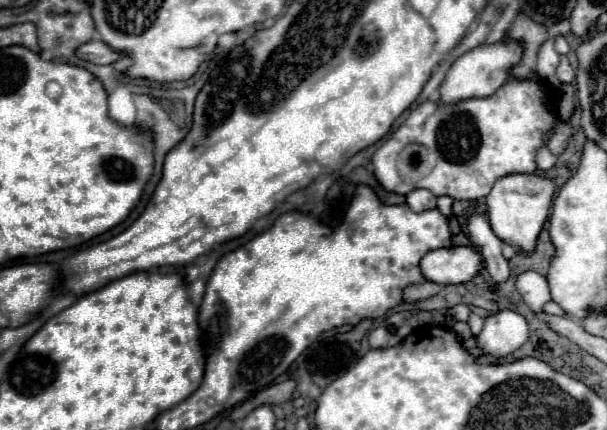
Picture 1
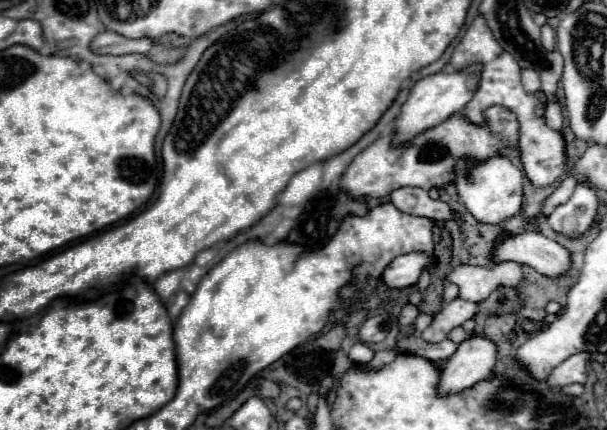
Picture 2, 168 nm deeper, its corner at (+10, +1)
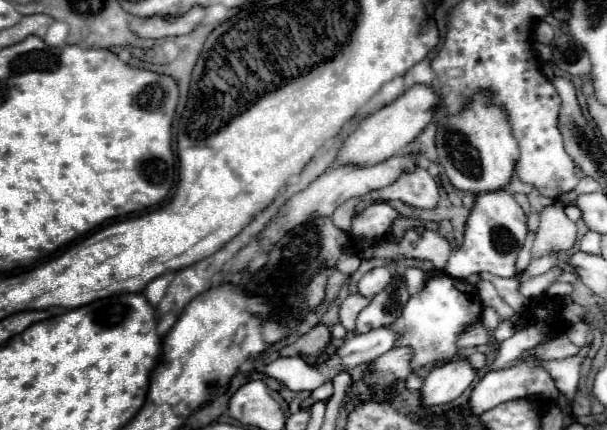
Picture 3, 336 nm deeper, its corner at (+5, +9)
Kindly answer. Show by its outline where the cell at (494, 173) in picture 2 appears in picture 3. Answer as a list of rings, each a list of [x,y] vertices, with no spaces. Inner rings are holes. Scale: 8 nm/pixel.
[[[479,93],[471,105],[459,115],[447,115],[437,125],[437,153],[449,181],[473,195],[505,189],[515,173],[519,147],[511,135],[511,127],[503,109],[491,105],[489,93]]]

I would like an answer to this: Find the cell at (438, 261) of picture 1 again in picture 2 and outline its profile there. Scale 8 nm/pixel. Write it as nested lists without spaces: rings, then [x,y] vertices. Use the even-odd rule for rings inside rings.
[[[408,253],[396,257],[382,273],[382,283],[388,289],[406,289],[408,285],[414,285],[422,273],[424,267],[428,267],[434,259],[426,253]]]

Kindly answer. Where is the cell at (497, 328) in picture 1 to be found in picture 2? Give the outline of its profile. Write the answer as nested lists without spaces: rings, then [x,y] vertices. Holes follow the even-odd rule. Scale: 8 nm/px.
[[[470,337],[458,345],[458,351],[444,363],[438,379],[438,395],[460,393],[478,381],[490,377],[496,363],[496,345],[486,337]]]

